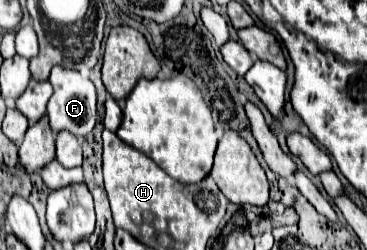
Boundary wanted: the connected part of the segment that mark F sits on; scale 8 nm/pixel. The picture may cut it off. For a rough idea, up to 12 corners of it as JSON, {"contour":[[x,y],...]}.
{"contour":[[53,66],[51,130],[79,140],[97,124],[97,90],[81,72]]}

